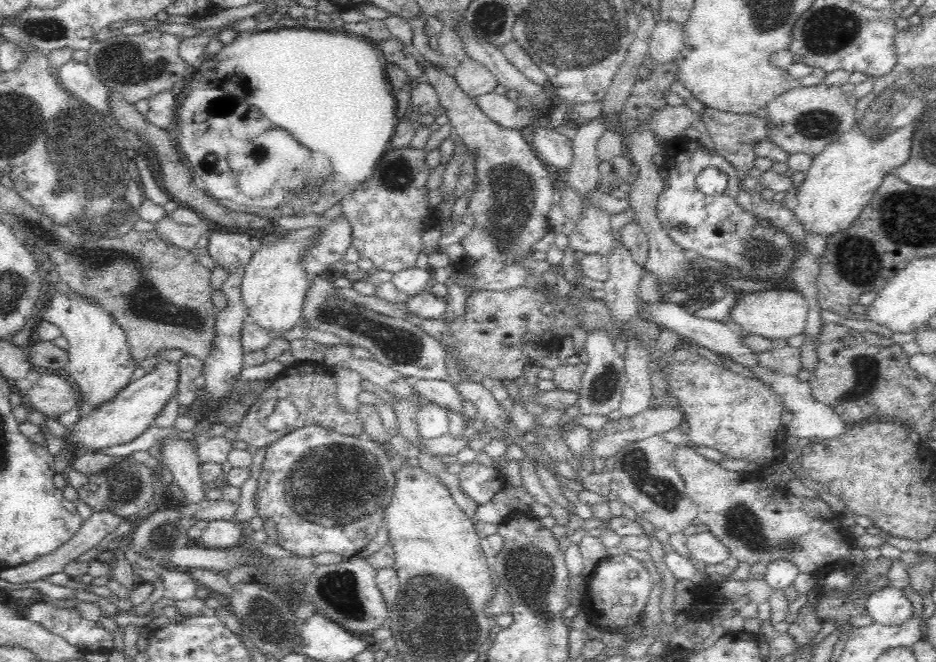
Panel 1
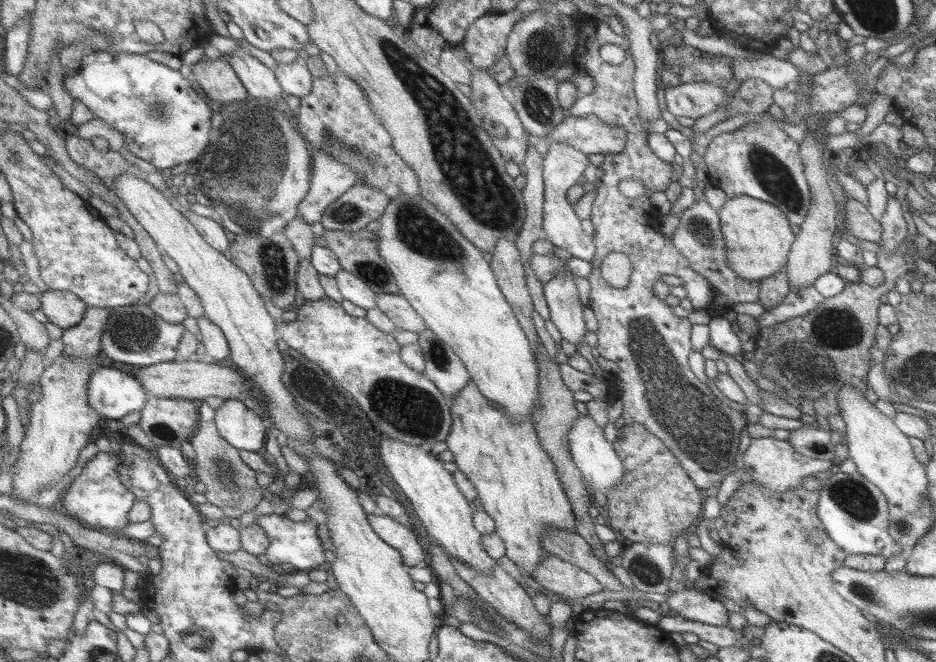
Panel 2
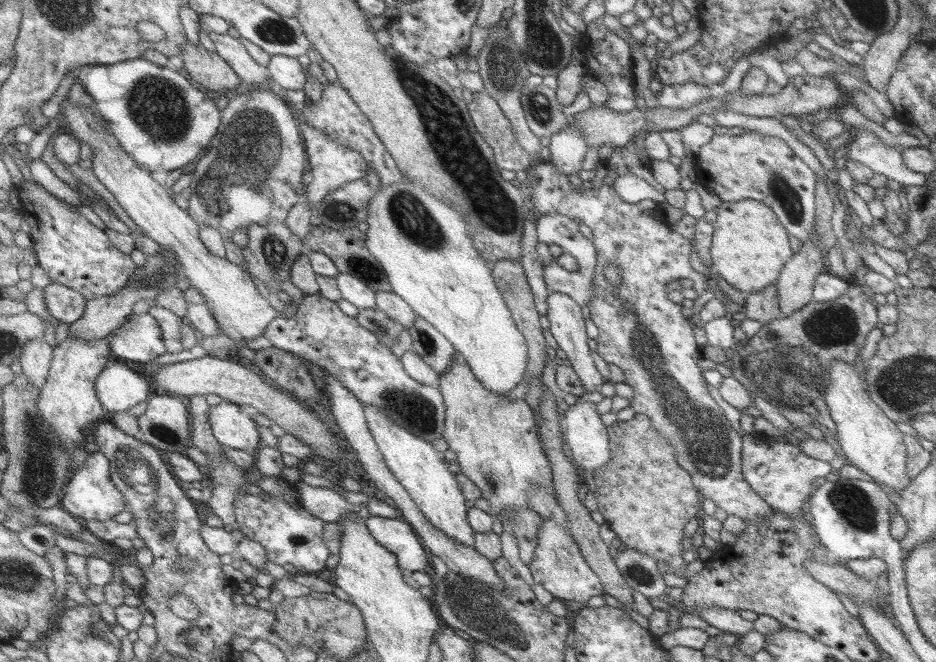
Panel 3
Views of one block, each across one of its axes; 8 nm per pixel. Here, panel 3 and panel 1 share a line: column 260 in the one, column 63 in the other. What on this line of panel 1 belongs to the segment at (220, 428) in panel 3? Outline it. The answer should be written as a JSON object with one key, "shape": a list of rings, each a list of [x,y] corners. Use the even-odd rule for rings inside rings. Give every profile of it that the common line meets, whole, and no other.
{"shape":[[[162,360],[161,362],[156,364],[151,371],[148,371],[144,376],[142,376],[142,378],[131,380],[124,388],[118,390],[118,392],[112,398],[109,398],[108,400],[106,400],[106,402],[103,402],[102,404],[99,404],[95,409],[82,410],[79,416],[80,418],[78,418],[78,422],[76,422],[76,424],[74,424],[72,428],[67,428],[66,431],[64,431],[62,437],[58,437],[61,440],[63,439],[62,447],[70,449],[76,453],[81,453],[81,452],[87,453],[87,452],[92,452],[92,450],[104,450],[104,448],[110,448],[110,446],[118,446],[118,444],[126,444],[126,442],[132,442],[134,438],[140,436],[148,428],[151,427],[151,425],[155,422],[155,419],[159,416],[160,412],[164,409],[164,407],[168,403],[168,400],[170,400],[170,398],[174,398],[177,382],[178,382],[177,364],[173,361],[168,362]]]}

